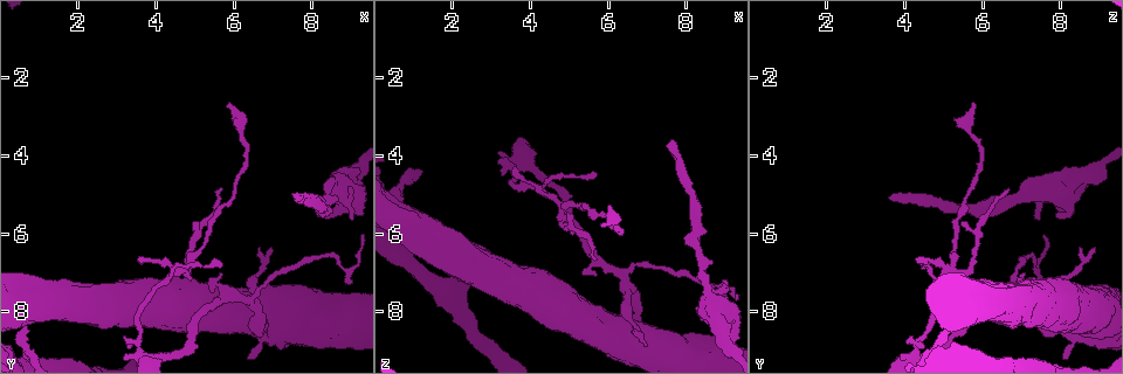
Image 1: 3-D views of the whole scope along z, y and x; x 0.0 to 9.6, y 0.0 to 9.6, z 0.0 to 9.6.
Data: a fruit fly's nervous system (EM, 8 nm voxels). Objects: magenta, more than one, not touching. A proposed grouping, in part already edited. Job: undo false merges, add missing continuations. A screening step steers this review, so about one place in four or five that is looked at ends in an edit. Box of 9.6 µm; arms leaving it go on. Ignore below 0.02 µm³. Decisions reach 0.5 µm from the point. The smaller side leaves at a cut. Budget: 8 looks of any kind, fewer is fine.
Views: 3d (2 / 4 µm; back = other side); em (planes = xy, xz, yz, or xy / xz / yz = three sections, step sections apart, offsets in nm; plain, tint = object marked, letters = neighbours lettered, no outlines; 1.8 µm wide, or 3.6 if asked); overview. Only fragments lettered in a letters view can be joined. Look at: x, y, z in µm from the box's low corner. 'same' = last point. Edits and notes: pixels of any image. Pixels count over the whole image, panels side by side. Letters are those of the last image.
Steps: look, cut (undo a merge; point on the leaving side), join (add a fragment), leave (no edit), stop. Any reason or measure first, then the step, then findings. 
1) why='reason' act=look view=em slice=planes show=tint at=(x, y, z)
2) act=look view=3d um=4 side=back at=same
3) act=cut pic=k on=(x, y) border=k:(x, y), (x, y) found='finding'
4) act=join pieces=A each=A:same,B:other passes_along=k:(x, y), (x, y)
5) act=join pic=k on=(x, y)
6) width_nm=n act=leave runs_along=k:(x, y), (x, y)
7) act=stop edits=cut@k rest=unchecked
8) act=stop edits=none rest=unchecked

act=look view=em um=3.6 slice=planes show=letters at=(3.55, 8.85, 4.35)

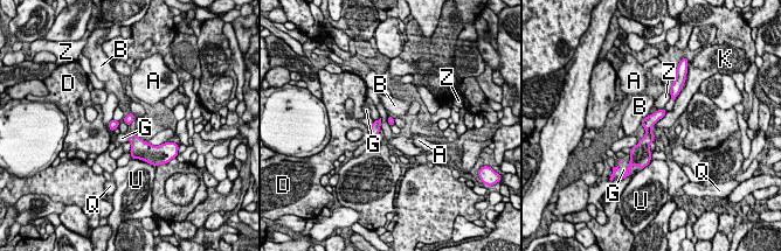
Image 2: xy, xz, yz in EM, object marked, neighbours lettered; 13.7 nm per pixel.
act=leave each=A:other,B:other,D:other,G:other,K:other,Q:other,U:other,Z:other runs_along=2:(662, 112), (648, 125), (645, 159) found='one neuron here'

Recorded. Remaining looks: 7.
act=look view=em slice=planes show=letters at=(8.25, 5.45, 7.90)

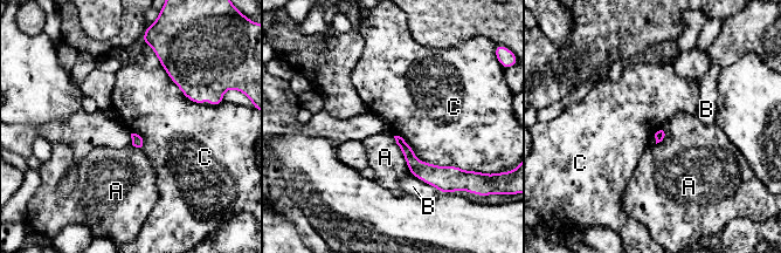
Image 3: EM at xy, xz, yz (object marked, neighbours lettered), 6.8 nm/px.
act=leave each=A:other,B:other,C:other found='none of them fits'

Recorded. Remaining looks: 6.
why='three arms meet' act=look view=em slice=xz step=16 show=tint at=(4.70, 6.90, 5.20)

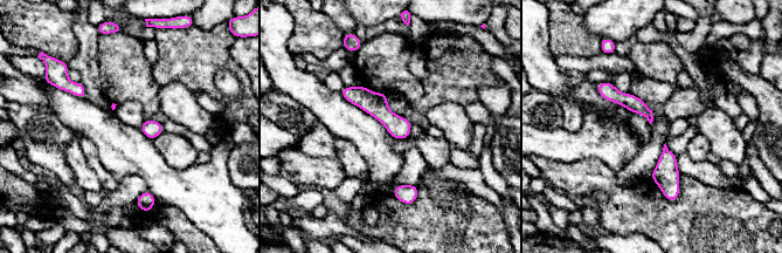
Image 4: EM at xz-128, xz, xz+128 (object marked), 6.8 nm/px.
act=look view=em slice=planes show=letters at=same

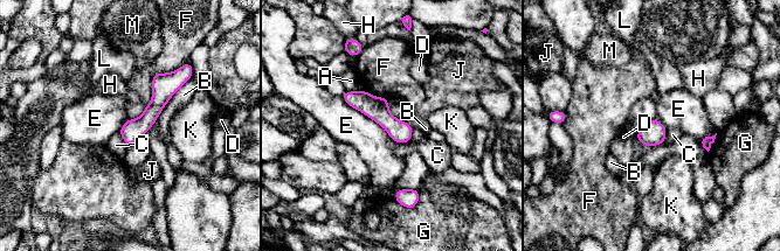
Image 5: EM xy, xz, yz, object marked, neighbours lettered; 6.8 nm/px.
act=leave each=A:other,B:other,C:other,D:other,E:other,F:other,G:other,H:other,J:other,K:other,L:other,M:other runs_along=5:(174, 74), (129, 141) found='continuous, no second neuron'

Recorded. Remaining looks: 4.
act=stop edits=none rest=unchecked

